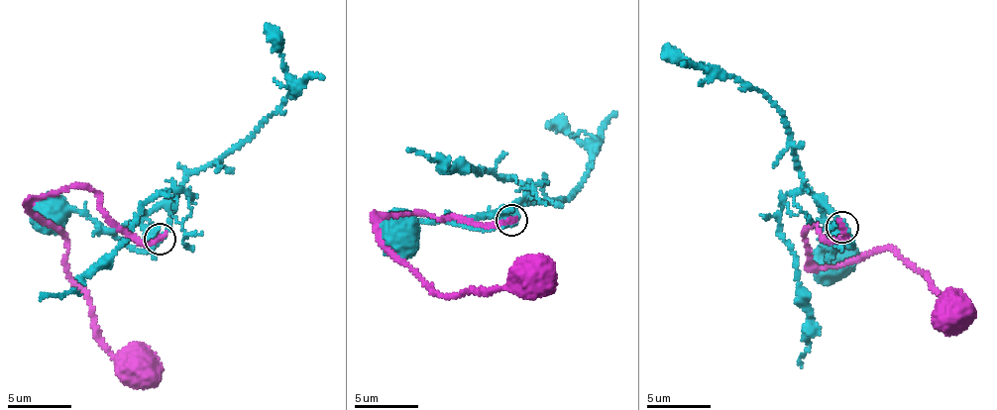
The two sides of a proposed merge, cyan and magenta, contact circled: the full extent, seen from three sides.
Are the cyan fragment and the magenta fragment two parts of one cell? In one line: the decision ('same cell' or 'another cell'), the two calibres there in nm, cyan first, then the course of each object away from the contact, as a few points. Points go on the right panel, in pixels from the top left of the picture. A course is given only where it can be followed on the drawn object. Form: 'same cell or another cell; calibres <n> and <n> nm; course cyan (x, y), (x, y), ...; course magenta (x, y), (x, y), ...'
another cell; calibres 190 and 320 nm; course cyan (842, 228), (813, 194), (790, 131), (775, 103), (744, 82), (663, 48); course magenta (842, 228), (842, 242), (813, 227), (803, 240), (819, 266), (888, 250), (954, 311), (960, 297), (953, 309)

